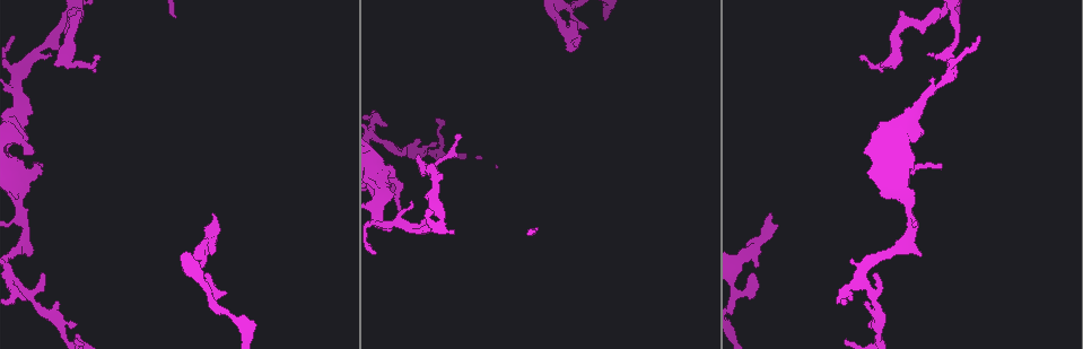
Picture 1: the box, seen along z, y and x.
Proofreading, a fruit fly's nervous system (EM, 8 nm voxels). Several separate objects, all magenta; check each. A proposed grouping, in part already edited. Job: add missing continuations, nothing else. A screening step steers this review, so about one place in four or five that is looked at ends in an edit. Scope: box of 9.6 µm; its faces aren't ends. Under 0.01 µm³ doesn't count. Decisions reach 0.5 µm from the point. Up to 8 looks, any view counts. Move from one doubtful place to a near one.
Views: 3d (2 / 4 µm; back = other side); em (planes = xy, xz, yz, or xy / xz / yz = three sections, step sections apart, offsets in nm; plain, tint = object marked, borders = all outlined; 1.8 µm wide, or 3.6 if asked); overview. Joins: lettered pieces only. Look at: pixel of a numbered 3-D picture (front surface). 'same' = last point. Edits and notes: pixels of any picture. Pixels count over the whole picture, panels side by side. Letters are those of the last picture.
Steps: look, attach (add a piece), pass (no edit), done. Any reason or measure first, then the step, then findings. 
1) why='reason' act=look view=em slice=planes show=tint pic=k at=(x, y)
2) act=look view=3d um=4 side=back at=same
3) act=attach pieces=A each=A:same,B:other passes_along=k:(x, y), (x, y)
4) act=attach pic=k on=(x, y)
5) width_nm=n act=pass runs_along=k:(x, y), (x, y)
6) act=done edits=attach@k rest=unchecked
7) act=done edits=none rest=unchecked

why='thick turns thin' act=look view=3d um=2 pic=1 at=(891, 63)

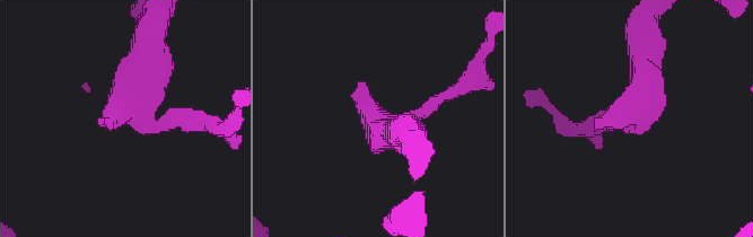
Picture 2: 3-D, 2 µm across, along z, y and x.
arm_widths_nm=160,240 act=look view=em slice=planes show=borders pic=2 at=(632, 118)

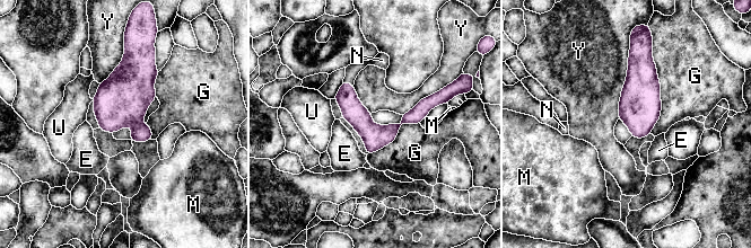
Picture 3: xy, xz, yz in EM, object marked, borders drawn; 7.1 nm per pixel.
act=attach pic=3 on=(351, 71) each=E:other,G:other,M:other,N:same,U:other,Y:other passes_along=3:(352, 111), (348, 82), (351, 71) found='the cell continues'

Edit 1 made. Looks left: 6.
why='free end' act=look view=em slice=planes show=borders pic=1 at=(918, 255)

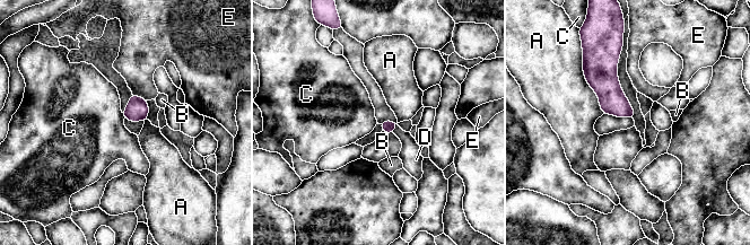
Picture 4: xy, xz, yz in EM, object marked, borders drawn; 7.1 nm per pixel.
act=pass each=A:other,B:other,C:other,D:other,E:other border=4:(122, 113), (124, 117) found='no lettered piece goes on from it'

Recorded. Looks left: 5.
why='branch stops here' act=look view=em slice=planes show=tint pic=1 at=(574, 45)

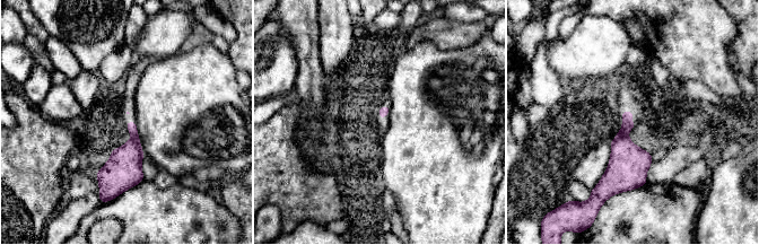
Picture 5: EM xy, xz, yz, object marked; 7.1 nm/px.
act=look view=em slice=planes show=borders at=same

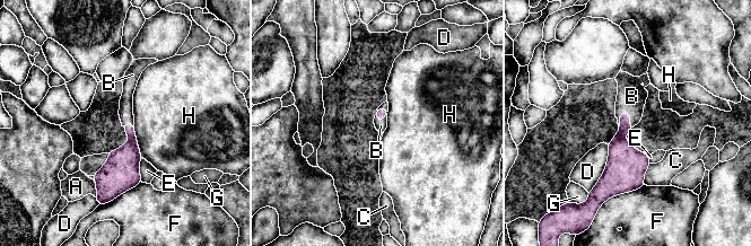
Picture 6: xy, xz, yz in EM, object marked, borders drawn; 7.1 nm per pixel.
act=attach pic=6 on=(631, 96) each=A:other,B:same,C:other,D:other,E:other,F:other,G:other,H:other passes_along=6:(619, 147), (630, 114), (631, 96) found='the cell continues'

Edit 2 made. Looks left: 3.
act=done edits=attach@3,attach@6 rest=unchecked

